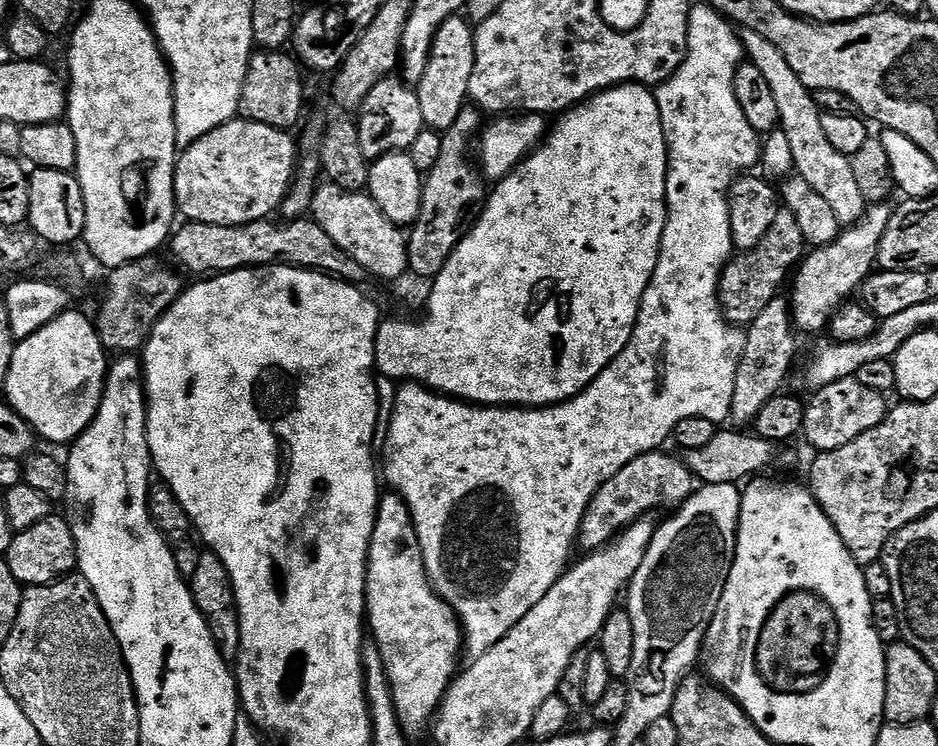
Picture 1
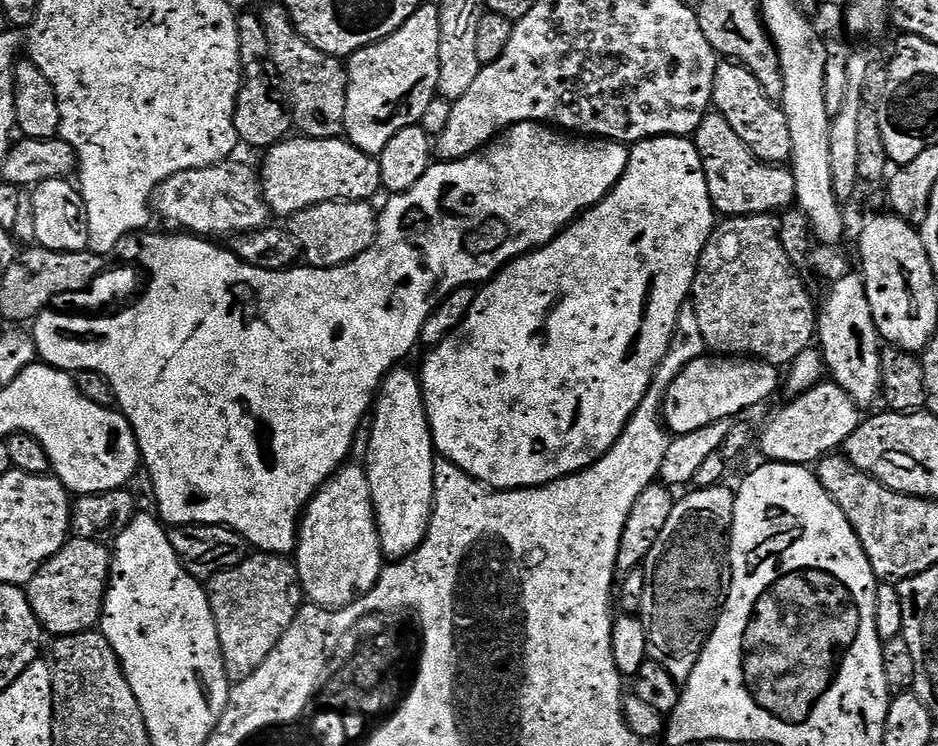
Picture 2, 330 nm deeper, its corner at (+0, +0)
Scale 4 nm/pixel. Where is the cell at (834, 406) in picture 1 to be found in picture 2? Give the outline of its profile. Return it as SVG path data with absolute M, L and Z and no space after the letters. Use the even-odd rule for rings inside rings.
M821 382L813 386L810 390L793 395L792 401L785 408L780 408L768 420L768 425L764 428L764 433L759 433L758 448L764 451L763 459L768 462L778 464L803 464L805 466L815 465L824 459L825 456L843 449L846 438L858 430L862 419L862 409L860 405L842 390L835 382Z

